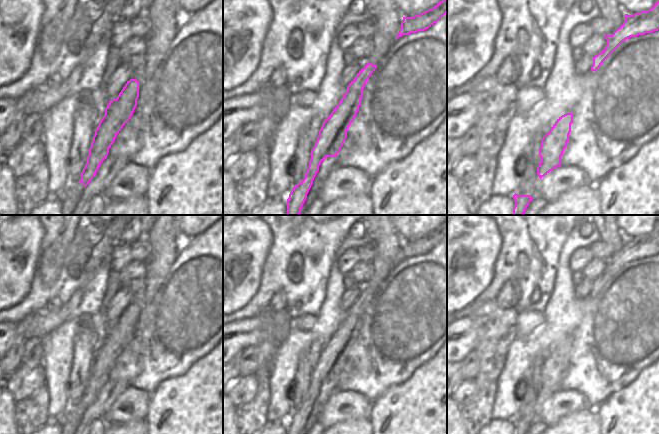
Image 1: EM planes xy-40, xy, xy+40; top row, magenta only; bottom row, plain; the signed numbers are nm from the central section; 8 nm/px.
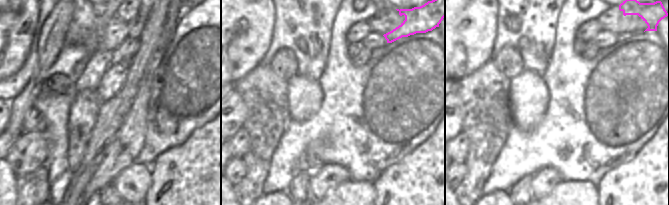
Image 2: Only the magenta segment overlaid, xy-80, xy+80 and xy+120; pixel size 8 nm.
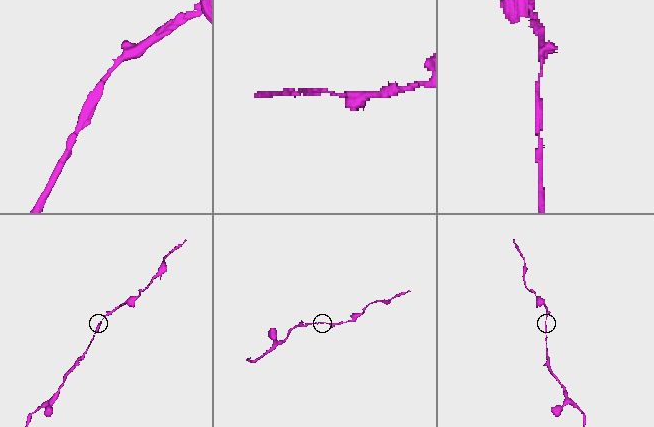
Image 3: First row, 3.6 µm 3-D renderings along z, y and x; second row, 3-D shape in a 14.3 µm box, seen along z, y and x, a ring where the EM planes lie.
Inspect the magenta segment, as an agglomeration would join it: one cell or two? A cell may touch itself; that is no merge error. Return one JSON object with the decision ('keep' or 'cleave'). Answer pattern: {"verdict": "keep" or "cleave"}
{"verdict": "keep"}

